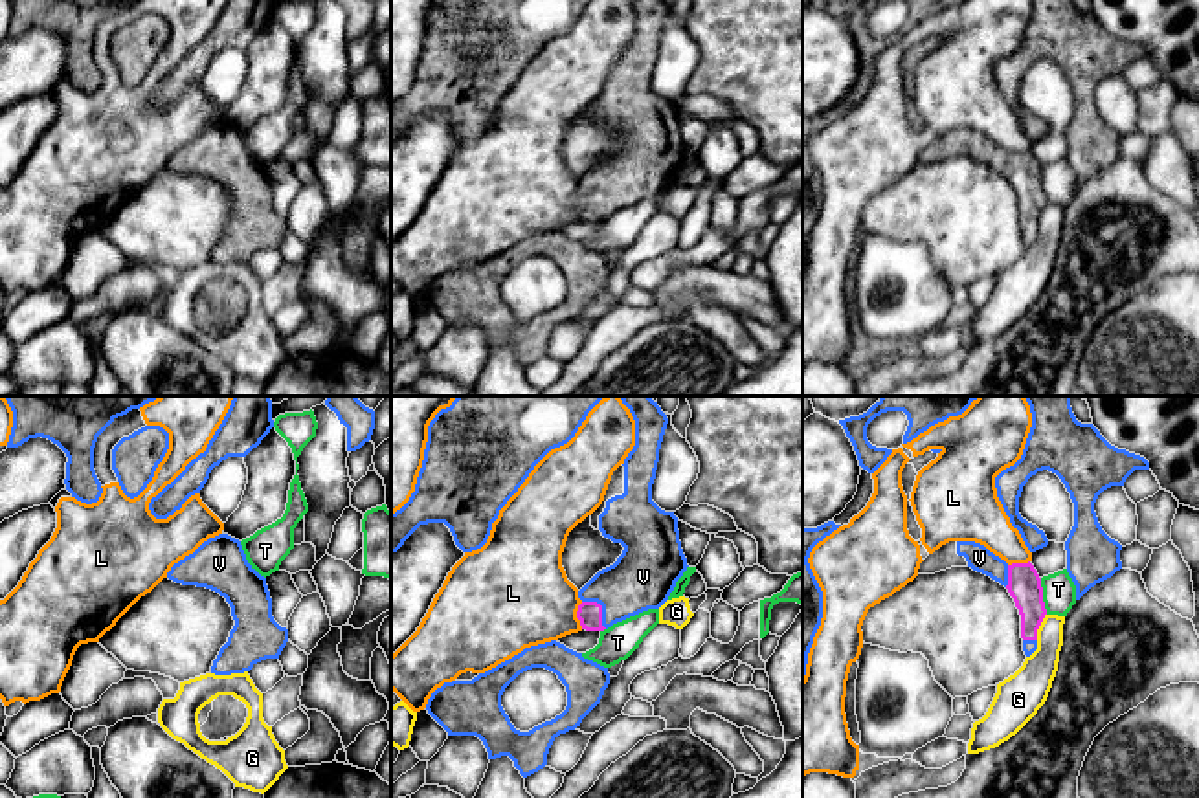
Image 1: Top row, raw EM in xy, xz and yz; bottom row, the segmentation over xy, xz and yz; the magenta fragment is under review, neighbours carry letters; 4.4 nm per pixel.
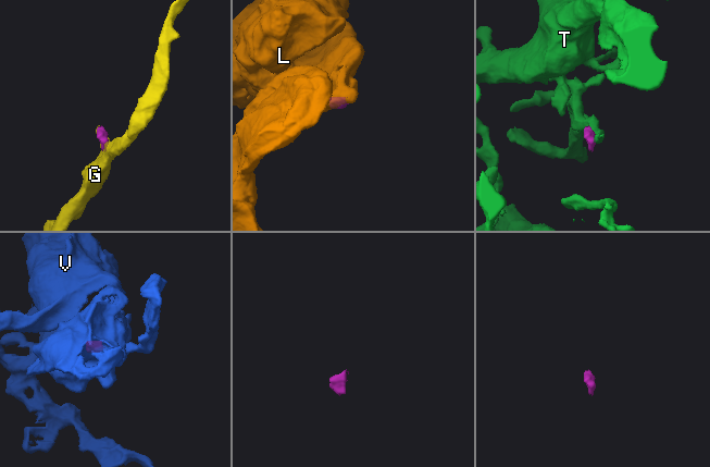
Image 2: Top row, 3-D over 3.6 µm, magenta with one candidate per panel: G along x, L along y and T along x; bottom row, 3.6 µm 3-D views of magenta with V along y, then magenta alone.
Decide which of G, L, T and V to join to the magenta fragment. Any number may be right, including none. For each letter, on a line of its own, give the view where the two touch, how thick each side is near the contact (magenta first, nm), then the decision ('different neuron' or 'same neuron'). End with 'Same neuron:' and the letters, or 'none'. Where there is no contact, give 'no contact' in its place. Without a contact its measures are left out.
G: meets magenta in yz; 140 nm thick on the magenta side, 160 nm on the other; different neuron
L: meets magenta in xz; 110 nm thick on the magenta side, 420 nm on the other; different neuron
T: meets magenta in yz; 140 nm thick on the magenta side, 140 nm on the other; different neuron
V: meets magenta in xz; 110 nm thick on the magenta side, 280 nm on the other; same neuron
Same neuron: V

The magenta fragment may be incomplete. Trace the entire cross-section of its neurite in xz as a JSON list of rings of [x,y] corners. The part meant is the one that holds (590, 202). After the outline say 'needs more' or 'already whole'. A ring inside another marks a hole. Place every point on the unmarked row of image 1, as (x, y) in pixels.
[[[630,0],[635,9],[635,35],[613,61],[602,94],[591,103],[591,116],[624,136],[617,150],[599,160],[580,180],[577,207],[586,220],[604,220],[648,198],[659,198],[687,160],[678,106],[652,90],[652,73],[668,7],[663,0]]] | needs more

